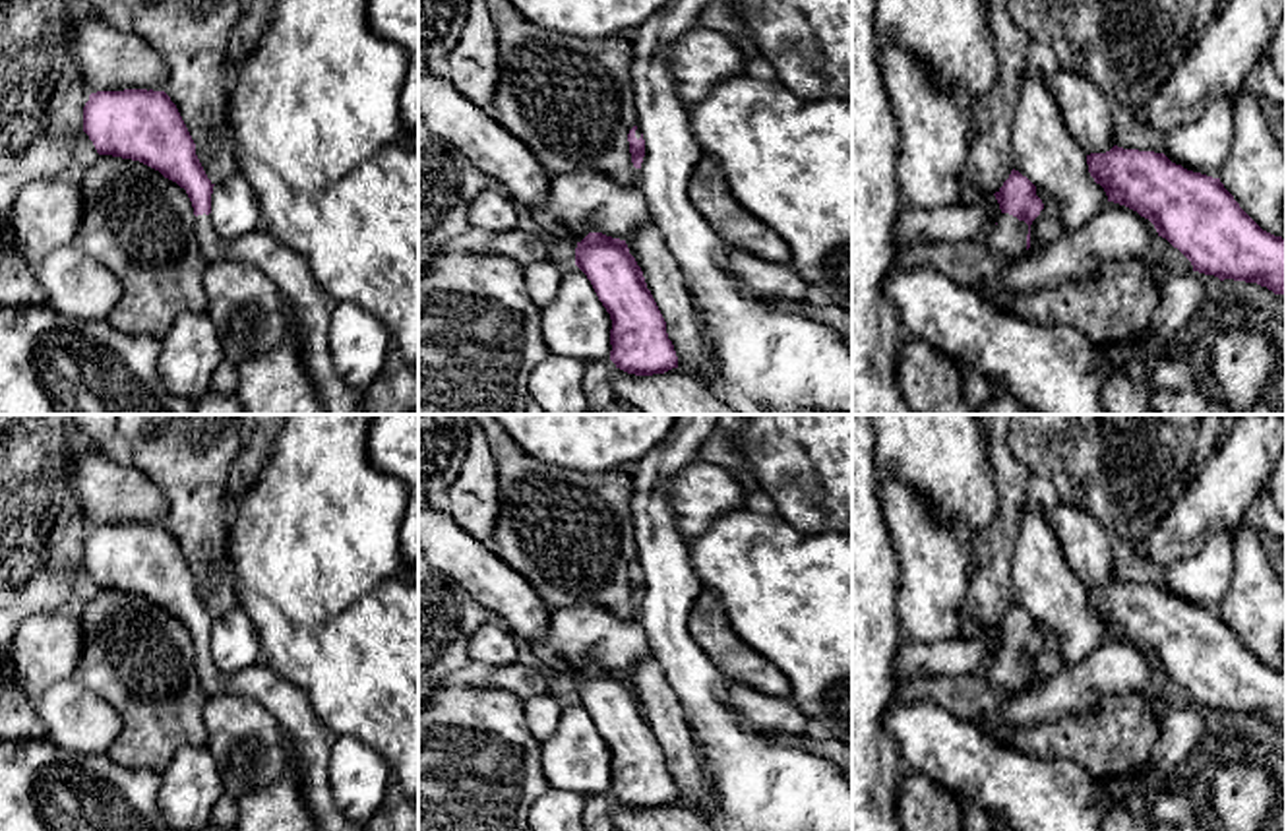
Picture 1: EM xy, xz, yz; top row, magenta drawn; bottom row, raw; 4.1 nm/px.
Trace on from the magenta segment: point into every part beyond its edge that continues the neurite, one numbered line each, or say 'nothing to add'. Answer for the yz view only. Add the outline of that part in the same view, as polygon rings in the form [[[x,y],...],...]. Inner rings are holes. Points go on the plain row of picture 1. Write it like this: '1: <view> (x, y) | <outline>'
1: yz (1008, 673) | [[[1001,647],[988,682],[1003,692],[1019,692],[1026,684],[1028,659],[1009,647]]]

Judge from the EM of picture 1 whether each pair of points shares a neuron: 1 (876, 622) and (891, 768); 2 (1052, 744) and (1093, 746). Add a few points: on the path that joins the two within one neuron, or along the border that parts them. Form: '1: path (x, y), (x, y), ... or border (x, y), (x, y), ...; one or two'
1: path (872, 659), (872, 731); one
2: path (1062, 744), (1083, 744); one

